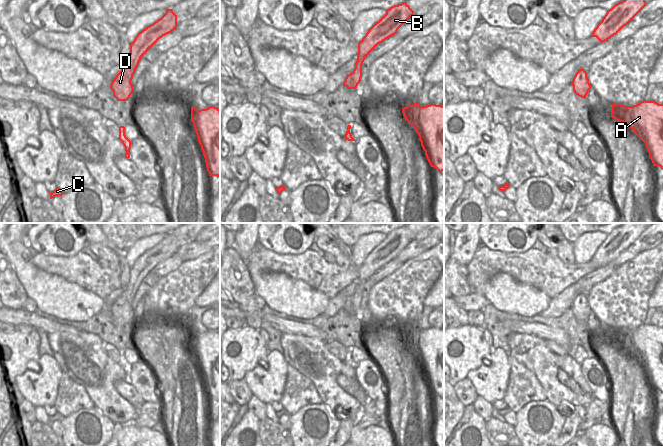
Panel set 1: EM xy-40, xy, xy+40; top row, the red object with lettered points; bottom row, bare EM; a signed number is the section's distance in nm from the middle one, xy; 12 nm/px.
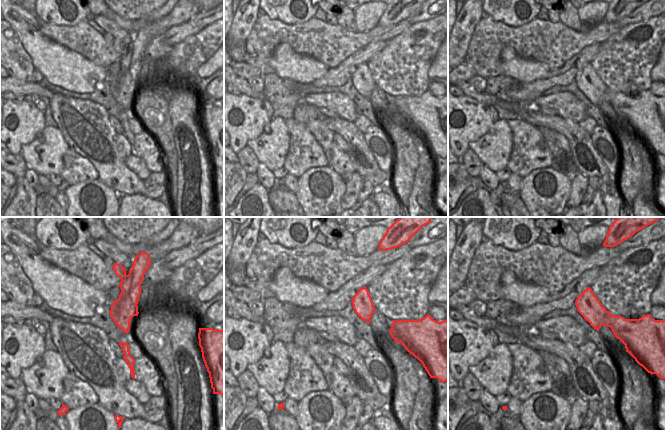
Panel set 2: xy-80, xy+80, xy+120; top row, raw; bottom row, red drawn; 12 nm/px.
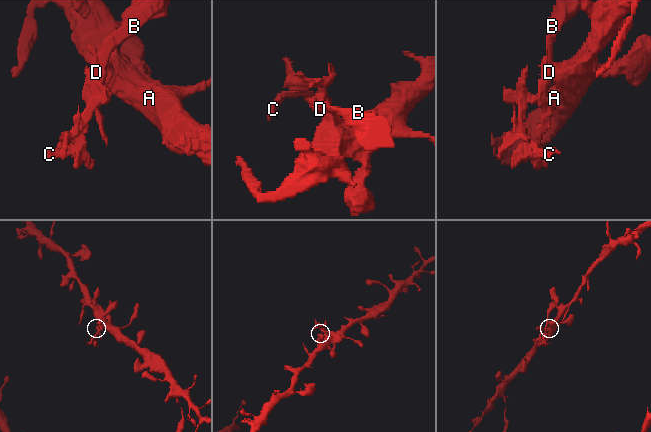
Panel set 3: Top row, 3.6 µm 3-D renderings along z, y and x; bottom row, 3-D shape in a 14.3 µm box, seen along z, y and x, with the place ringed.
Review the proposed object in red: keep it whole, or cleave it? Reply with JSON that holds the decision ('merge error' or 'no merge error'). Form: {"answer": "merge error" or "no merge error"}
{"answer": "merge error"}

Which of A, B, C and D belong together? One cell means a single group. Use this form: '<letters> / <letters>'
A / B C D

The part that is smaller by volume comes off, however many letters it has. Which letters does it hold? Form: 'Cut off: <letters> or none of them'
Cut off: B, C, D

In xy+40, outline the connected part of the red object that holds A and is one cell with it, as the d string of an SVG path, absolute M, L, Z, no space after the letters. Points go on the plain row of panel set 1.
M646 324L633 330L613 327L611 341L629 350L645 367L653 390L663 393L663 328Z

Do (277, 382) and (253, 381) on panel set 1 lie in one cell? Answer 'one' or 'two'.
one

